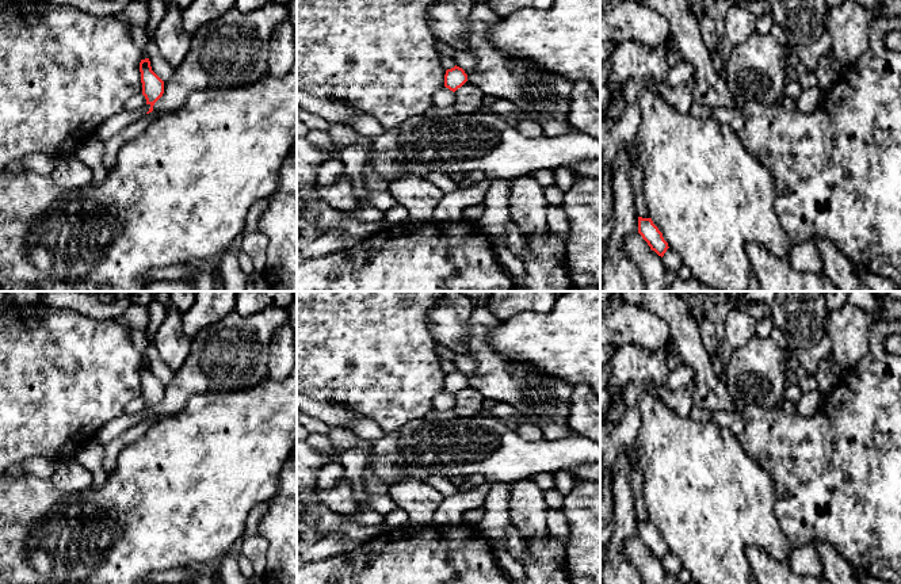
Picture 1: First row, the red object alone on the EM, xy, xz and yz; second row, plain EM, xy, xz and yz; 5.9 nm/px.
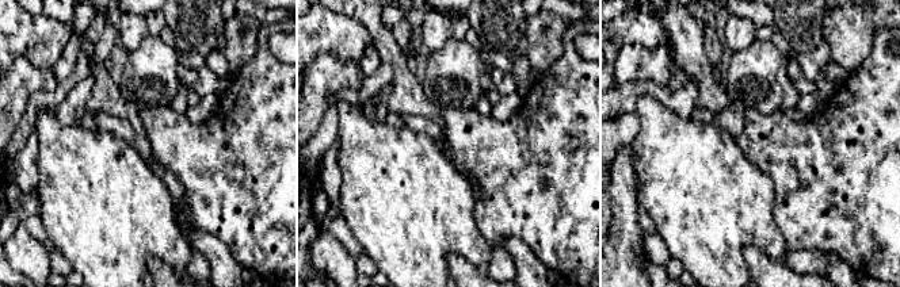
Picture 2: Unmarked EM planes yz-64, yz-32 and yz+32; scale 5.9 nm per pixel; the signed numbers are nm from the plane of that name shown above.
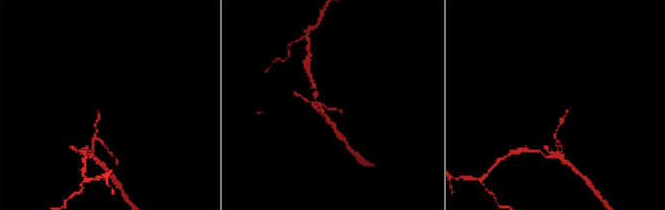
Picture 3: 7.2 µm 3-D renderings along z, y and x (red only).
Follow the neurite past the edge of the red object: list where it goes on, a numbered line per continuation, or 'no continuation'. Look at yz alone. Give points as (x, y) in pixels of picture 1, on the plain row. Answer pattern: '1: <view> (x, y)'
no continuation

